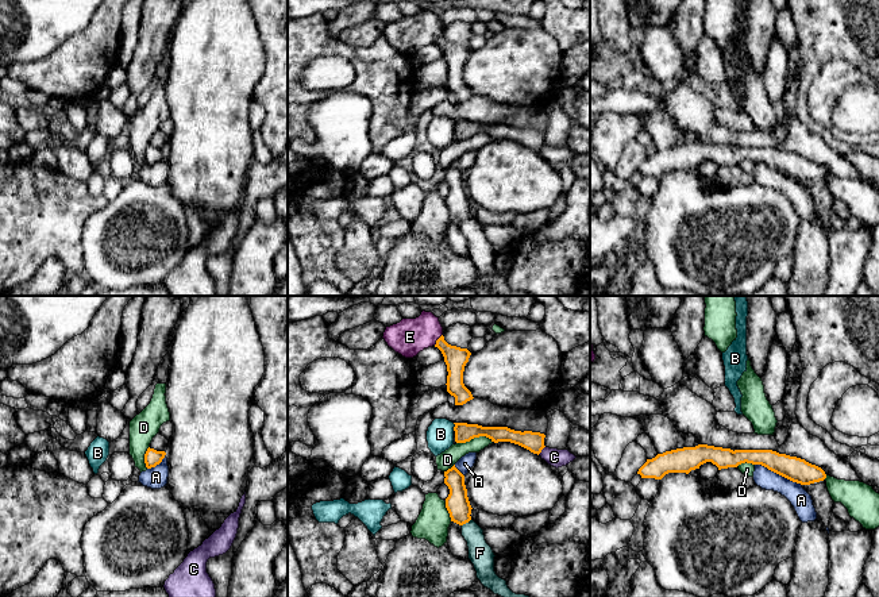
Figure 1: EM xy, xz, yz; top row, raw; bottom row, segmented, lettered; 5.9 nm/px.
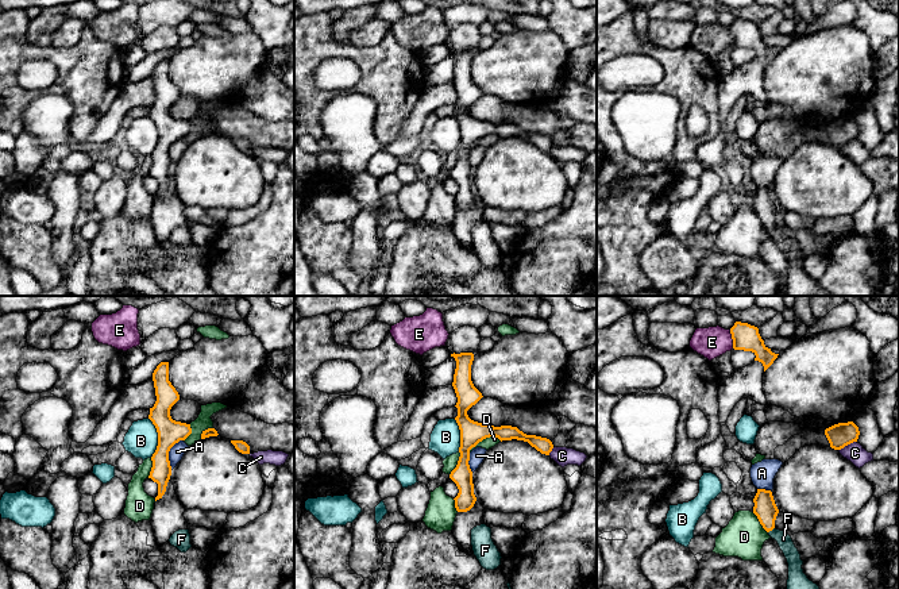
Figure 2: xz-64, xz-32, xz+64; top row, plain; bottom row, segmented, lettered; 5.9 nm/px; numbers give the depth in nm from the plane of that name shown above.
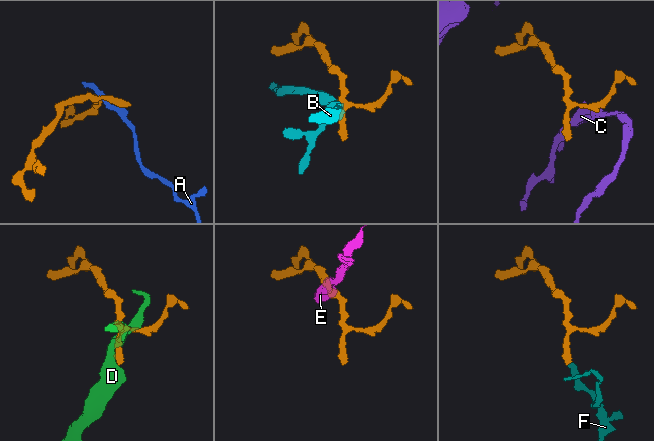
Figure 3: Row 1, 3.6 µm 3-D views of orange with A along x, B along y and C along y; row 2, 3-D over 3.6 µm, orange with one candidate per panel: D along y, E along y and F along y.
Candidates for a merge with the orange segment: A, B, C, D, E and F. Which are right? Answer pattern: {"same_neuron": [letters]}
{"same_neuron": ["F"]}

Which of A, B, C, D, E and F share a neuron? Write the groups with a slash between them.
A / B / C / D / E / F

